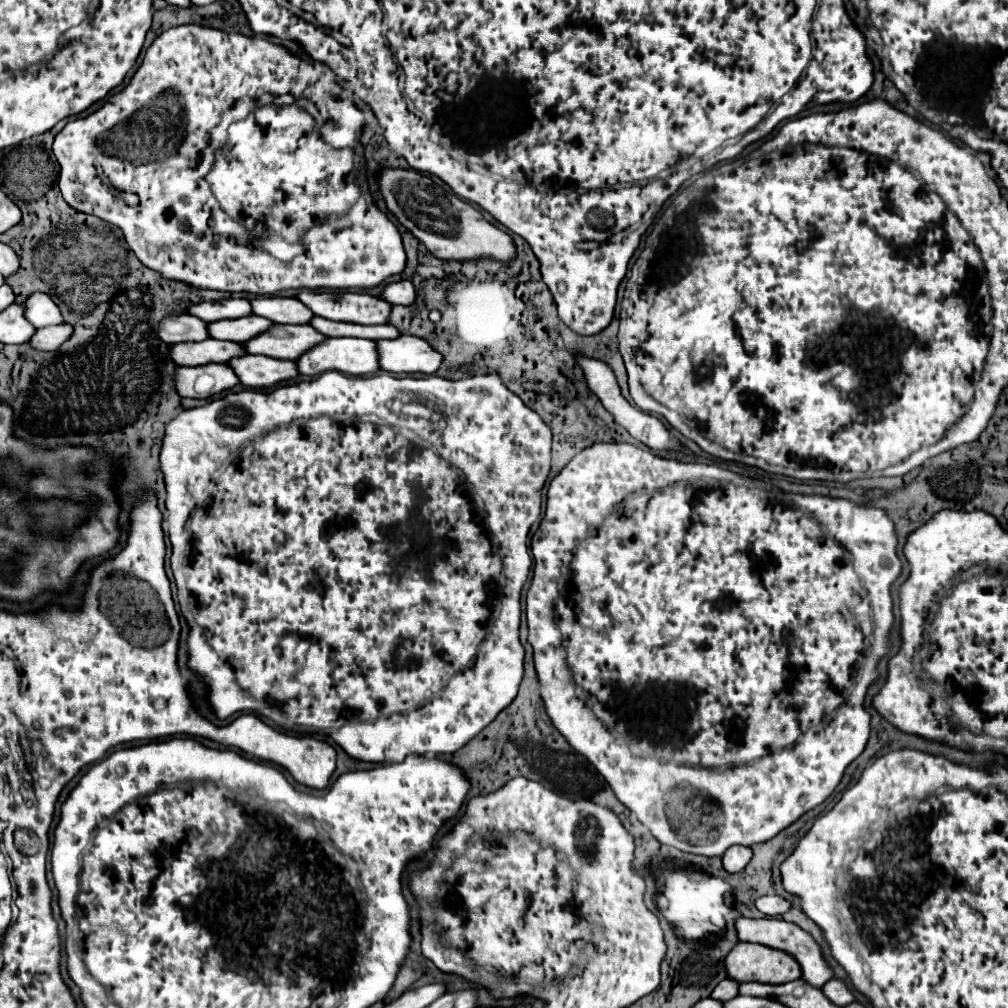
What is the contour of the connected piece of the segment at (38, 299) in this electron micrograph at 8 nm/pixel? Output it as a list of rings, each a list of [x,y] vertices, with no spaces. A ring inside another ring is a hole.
[[[32,293],[24,305],[28,311],[30,323],[36,327],[48,327],[48,325],[64,323],[64,317],[62,317],[58,305],[46,293]]]

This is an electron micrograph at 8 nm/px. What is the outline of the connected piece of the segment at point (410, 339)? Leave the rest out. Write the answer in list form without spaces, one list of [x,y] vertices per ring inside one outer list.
[[[402,335],[392,341],[378,341],[380,367],[390,373],[424,373],[432,375],[444,357],[422,337]]]

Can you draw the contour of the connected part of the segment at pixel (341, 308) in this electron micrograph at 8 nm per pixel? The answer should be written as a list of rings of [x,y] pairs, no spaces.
[[[300,291],[298,299],[306,303],[318,317],[332,321],[348,321],[360,325],[380,325],[388,323],[392,305],[382,297],[372,297],[368,293],[312,293]]]

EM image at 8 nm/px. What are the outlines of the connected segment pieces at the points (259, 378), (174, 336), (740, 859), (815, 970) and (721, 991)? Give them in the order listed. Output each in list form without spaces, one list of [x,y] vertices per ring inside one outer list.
[[[244,355],[240,359],[232,359],[228,365],[236,371],[242,385],[254,389],[268,389],[282,381],[298,379],[300,375],[294,361],[280,361],[266,355]]]
[[[178,315],[164,319],[164,323],[158,329],[158,335],[170,345],[184,341],[204,341],[210,337],[208,323],[194,315]]]
[[[732,845],[724,855],[722,855],[722,861],[724,861],[724,869],[728,873],[740,873],[752,859],[752,849],[750,847],[744,847],[744,845]]]
[[[738,917],[736,919],[736,931],[738,931],[738,939],[740,941],[762,943],[762,945],[768,945],[768,947],[774,947],[774,949],[788,951],[790,955],[796,955],[796,961],[800,963],[800,967],[804,971],[802,979],[806,979],[814,987],[822,987],[826,981],[830,981],[834,977],[832,967],[828,965],[828,961],[822,955],[822,947],[814,941],[814,937],[808,931],[804,931],[796,923],[788,923],[784,919],[774,919],[774,917],[764,917],[764,919]]]
[[[726,977],[722,983],[718,983],[718,985],[716,985],[716,989],[712,991],[712,997],[714,997],[714,999],[720,999],[720,1001],[734,999],[734,997],[738,995],[738,987],[740,987],[740,983],[738,983],[738,981],[734,981],[734,979]]]

